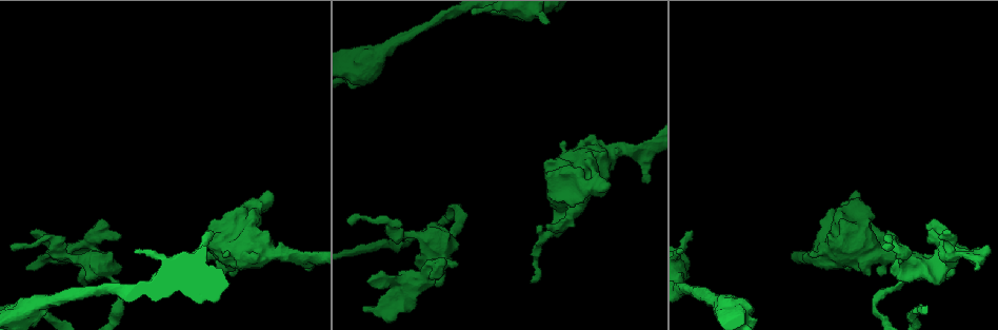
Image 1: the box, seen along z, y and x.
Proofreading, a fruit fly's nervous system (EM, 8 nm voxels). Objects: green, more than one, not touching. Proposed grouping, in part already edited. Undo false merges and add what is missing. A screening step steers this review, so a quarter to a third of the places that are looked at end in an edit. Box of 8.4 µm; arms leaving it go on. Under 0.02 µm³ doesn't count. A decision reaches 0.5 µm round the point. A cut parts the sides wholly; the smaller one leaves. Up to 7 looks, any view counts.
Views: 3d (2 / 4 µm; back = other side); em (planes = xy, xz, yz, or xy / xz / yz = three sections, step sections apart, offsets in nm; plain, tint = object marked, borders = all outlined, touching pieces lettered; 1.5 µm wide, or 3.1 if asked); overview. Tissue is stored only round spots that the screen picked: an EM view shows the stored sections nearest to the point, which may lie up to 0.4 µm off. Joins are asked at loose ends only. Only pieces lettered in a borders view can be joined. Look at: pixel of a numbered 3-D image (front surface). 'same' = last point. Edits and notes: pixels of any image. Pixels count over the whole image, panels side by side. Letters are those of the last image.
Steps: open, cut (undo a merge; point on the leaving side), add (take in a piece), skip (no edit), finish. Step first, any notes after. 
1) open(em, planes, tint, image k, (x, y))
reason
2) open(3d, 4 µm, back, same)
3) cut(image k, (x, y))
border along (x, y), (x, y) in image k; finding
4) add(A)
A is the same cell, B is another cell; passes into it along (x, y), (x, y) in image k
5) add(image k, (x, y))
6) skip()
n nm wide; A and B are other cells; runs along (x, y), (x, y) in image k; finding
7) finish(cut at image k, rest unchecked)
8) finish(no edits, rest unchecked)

open(3d, 4 µm, image 1, (893, 247))
tapers out

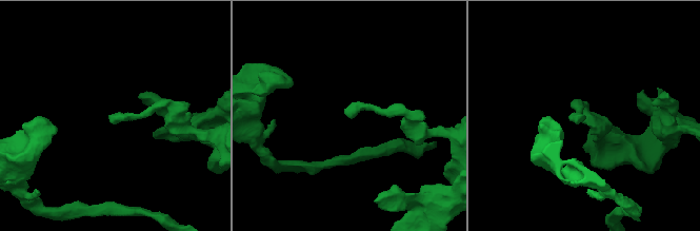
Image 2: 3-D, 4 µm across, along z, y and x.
open(em, planes, borders, image 2, (112, 119))

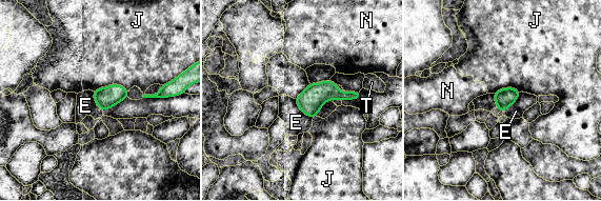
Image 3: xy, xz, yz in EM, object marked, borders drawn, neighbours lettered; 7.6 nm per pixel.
skip()
150 nm wide; E, J, N and T are other cells; border along (295, 99), (298, 107), (313, 118) in image 3; no lettered piece goes on from it

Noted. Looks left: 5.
open(3d, 4 µm, image 1, (810, 255))
free end

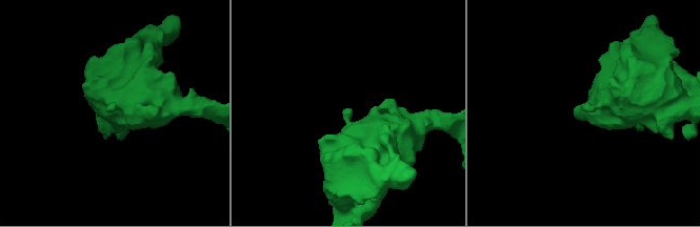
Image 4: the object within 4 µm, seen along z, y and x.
open(em, xy, step 4, borders, image 4, (115, 108))

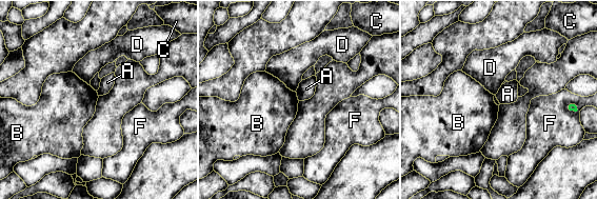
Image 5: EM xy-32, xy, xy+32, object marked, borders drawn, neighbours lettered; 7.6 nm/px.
open(em, planes, borders, same)
another direction

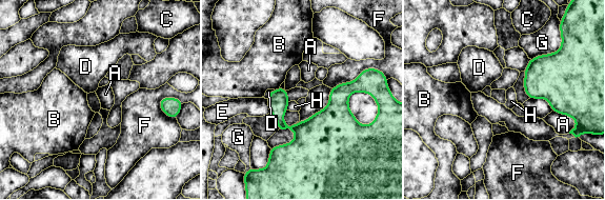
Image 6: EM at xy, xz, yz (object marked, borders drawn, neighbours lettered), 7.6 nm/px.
skip()
160 nm wide; A, B, C, D, E, F, G and H are other cells; runs along (347, 85), (338, 108), (281, 162) in image 6; no lettered piece goes on from it

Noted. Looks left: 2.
finish(no edits, rest unchecked)

